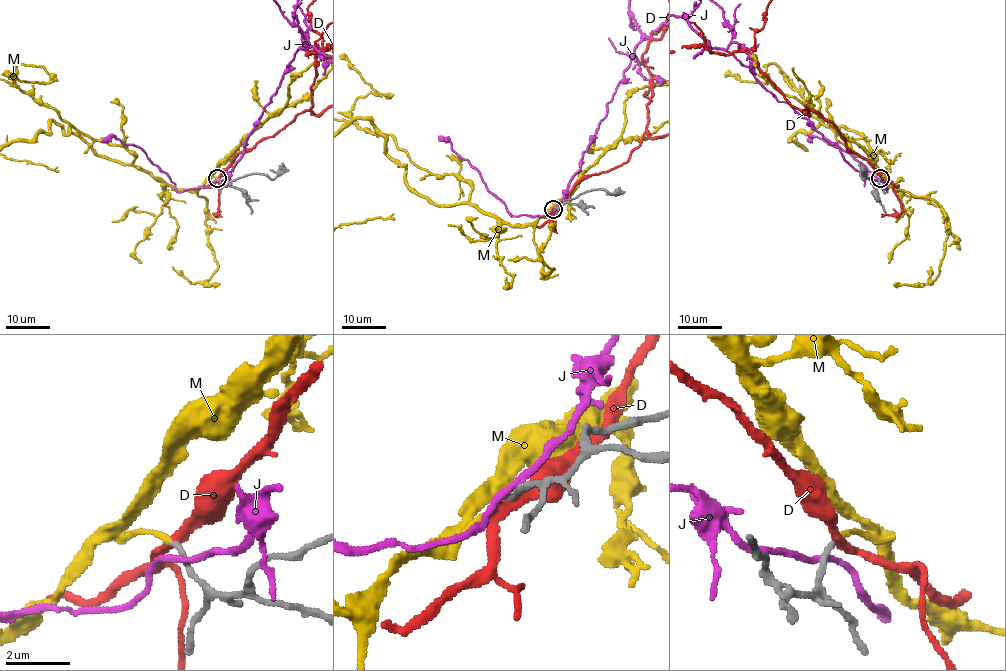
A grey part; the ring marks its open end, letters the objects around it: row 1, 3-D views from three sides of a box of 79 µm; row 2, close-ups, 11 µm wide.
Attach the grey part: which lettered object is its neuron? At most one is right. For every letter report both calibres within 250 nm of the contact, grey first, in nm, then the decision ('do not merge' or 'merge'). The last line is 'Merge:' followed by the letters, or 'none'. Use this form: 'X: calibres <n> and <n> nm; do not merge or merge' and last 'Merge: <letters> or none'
D: calibres 160 and 280 nm; do not merge
J: calibres 200 and 190 nm; do not merge
M: calibres 160 and 160 nm; merge
Merge: M

